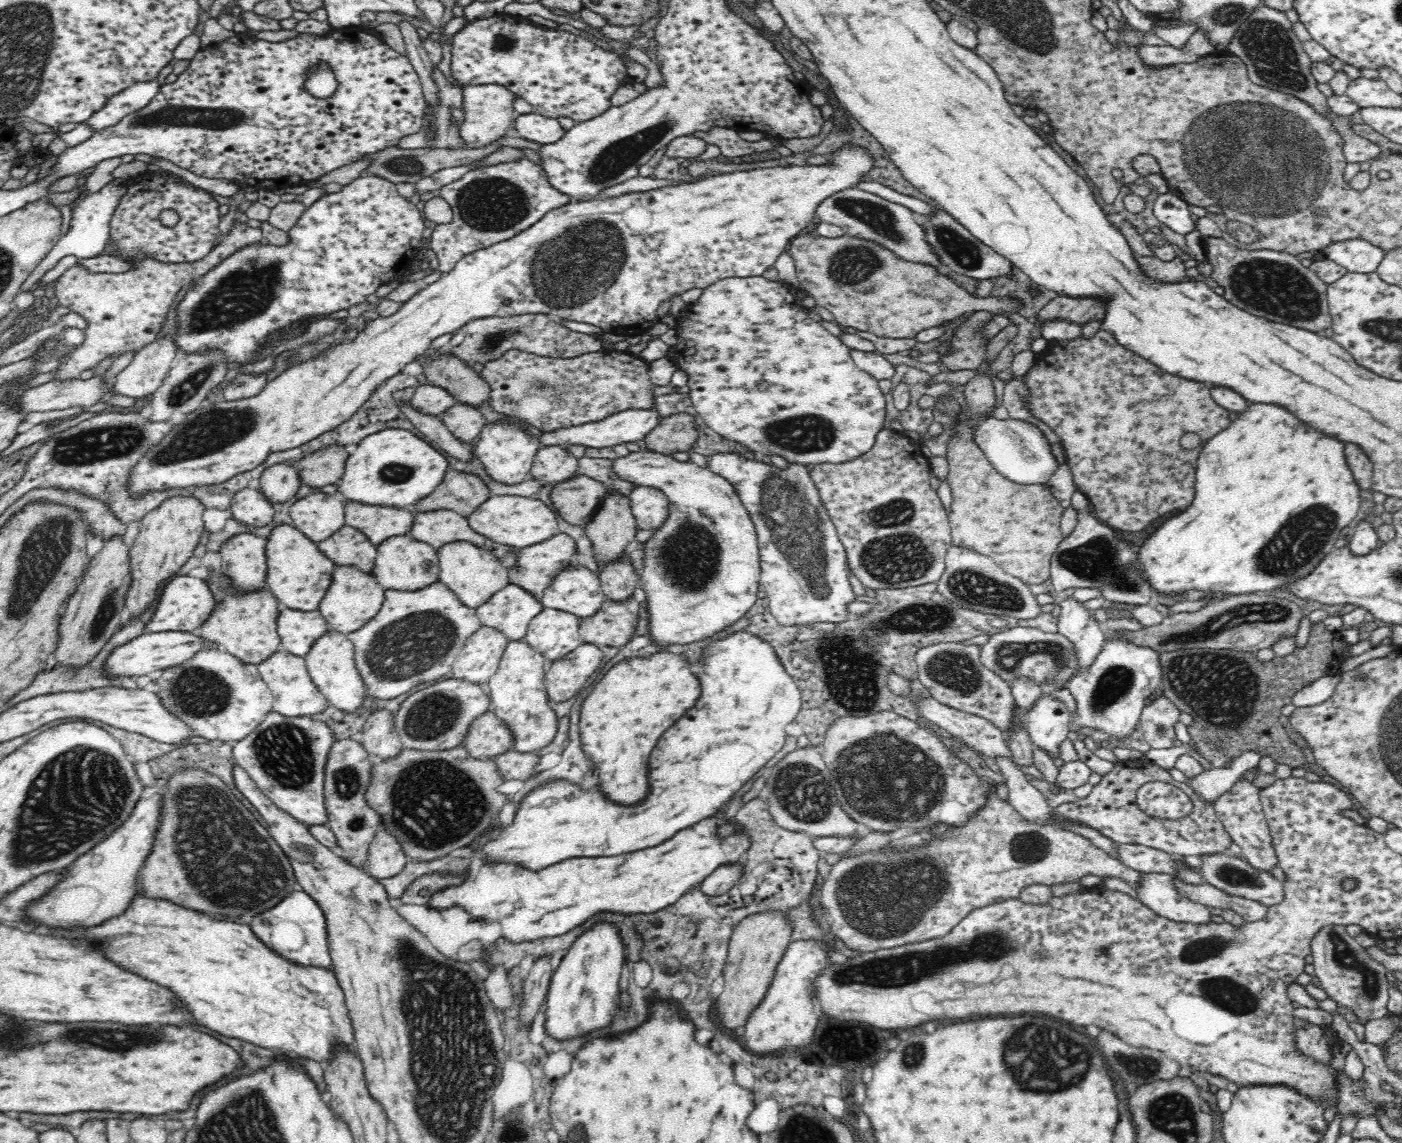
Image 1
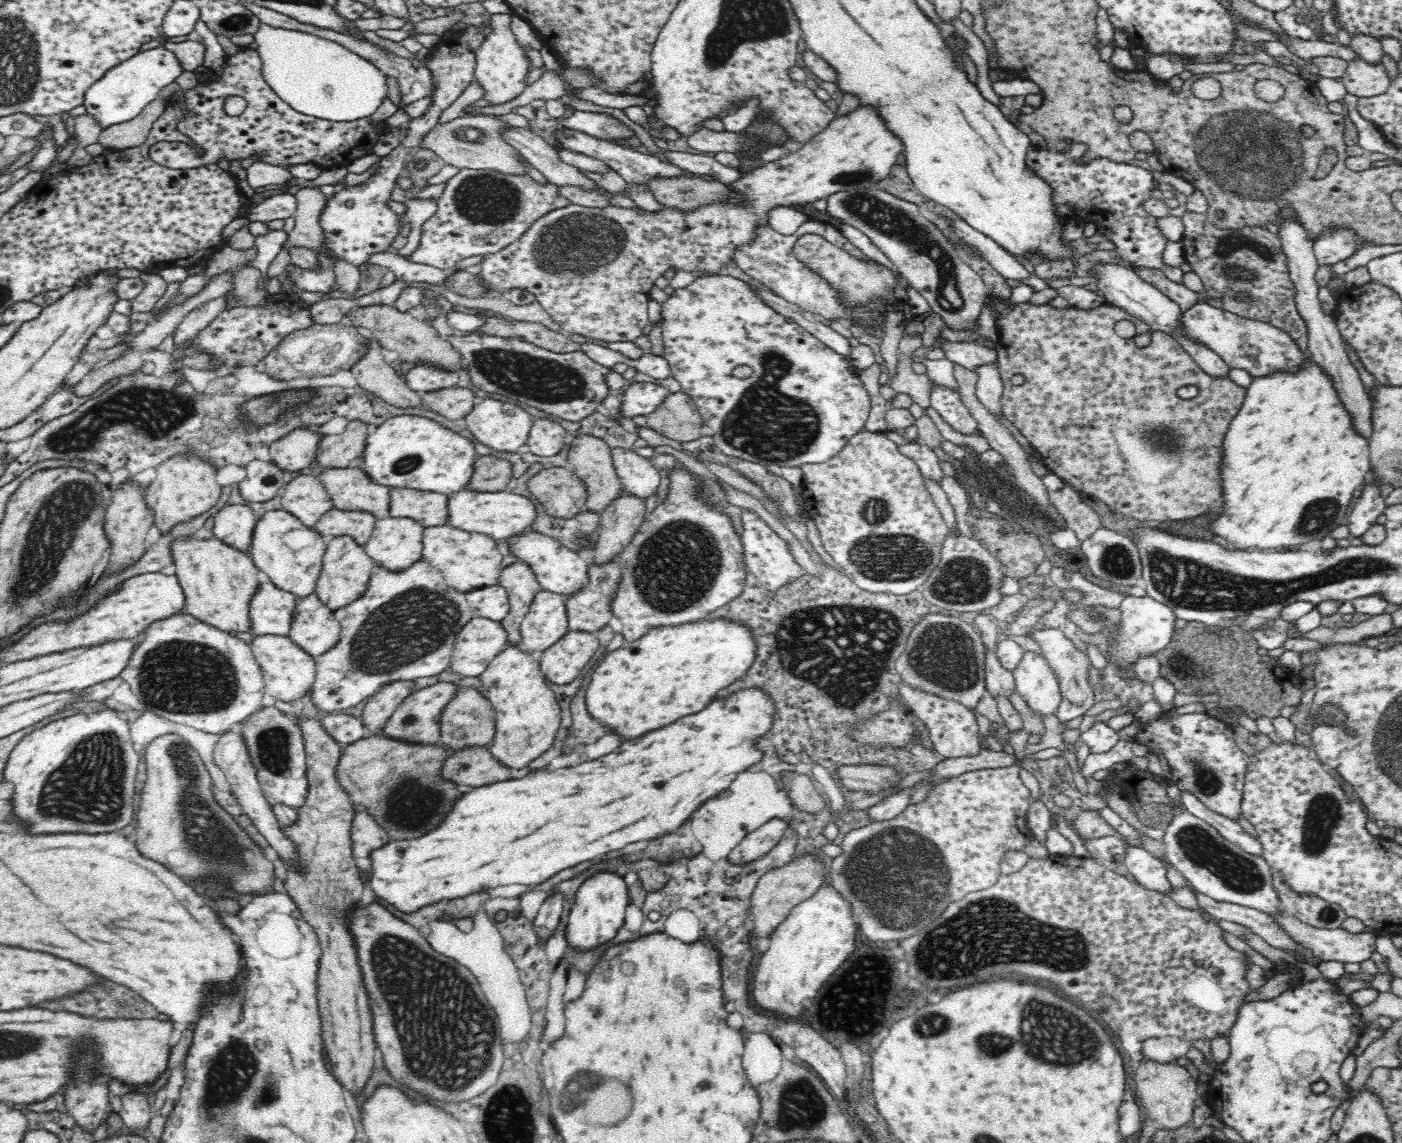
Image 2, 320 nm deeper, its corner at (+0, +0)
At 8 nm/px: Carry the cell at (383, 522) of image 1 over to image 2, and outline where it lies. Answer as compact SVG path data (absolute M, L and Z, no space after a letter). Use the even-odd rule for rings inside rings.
M361 465L324 468L316 477L338 510L365 510L378 519L388 516L390 487L374 482Z

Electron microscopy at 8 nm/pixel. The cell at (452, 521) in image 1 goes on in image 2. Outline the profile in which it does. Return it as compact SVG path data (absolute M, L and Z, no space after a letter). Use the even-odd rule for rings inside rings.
M407 486L390 487L389 495L389 517L412 518L423 527L447 524L448 495Z

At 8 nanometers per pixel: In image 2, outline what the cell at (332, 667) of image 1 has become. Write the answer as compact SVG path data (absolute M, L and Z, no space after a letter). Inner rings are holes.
M314 592L308 594L304 598L296 598L296 610L292 614L292 622L290 622L289 637L298 645L302 650L308 652L314 657L330 650L340 638L340 623L334 616L334 611L330 610L318 598Z

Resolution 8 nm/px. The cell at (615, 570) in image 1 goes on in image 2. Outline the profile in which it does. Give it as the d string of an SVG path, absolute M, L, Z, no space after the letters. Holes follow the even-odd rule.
M625 491L618 498L614 498L604 509L601 513L603 518L600 520L599 528L594 538L593 562L597 562L597 564L611 561L615 563L620 550L624 550L624 546L630 541L633 534L636 534L636 530L648 516L645 498L638 498Z

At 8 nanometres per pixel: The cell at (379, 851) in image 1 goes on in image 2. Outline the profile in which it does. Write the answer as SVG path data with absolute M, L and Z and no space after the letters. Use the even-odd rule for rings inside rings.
M361 806L356 807L352 816L350 839L354 848L353 853L360 858L368 858L368 854L376 846L384 846L384 842L390 842L386 830L382 830L382 826L376 824L374 817Z

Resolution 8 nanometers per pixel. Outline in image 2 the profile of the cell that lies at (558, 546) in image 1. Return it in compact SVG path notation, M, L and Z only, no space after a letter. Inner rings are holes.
M521 562L503 568L498 584L508 593L508 614L500 621L506 631L506 644L520 646L521 622L528 614L532 598L541 589L540 583L528 564Z

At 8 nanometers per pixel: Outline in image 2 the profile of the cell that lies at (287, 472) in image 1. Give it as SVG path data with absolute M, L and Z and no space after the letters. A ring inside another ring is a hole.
M298 426L269 445L271 461L282 470L302 470L315 462L324 435L309 426Z

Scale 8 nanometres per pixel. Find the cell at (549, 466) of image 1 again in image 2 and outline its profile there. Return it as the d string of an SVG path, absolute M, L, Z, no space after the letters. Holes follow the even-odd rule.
M536 417L532 420L528 438L524 448L536 456L554 456L564 448L566 430L546 417Z

